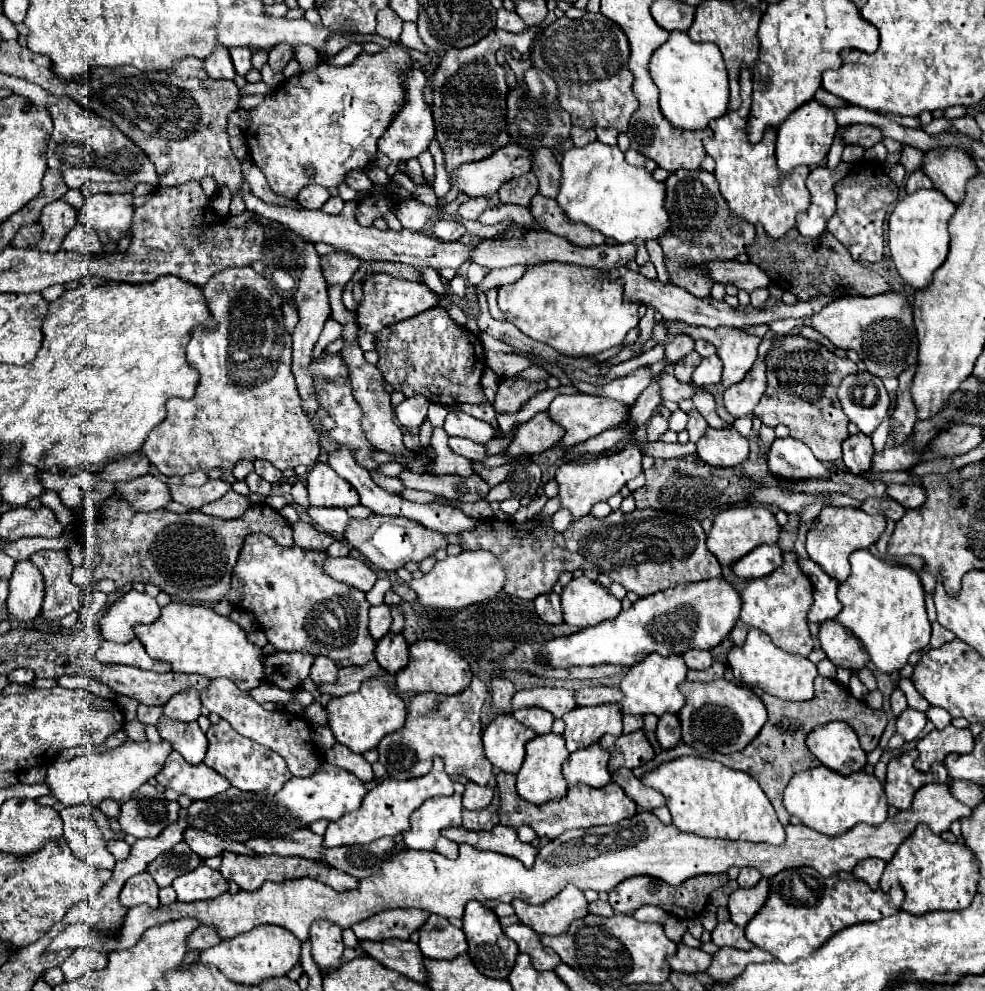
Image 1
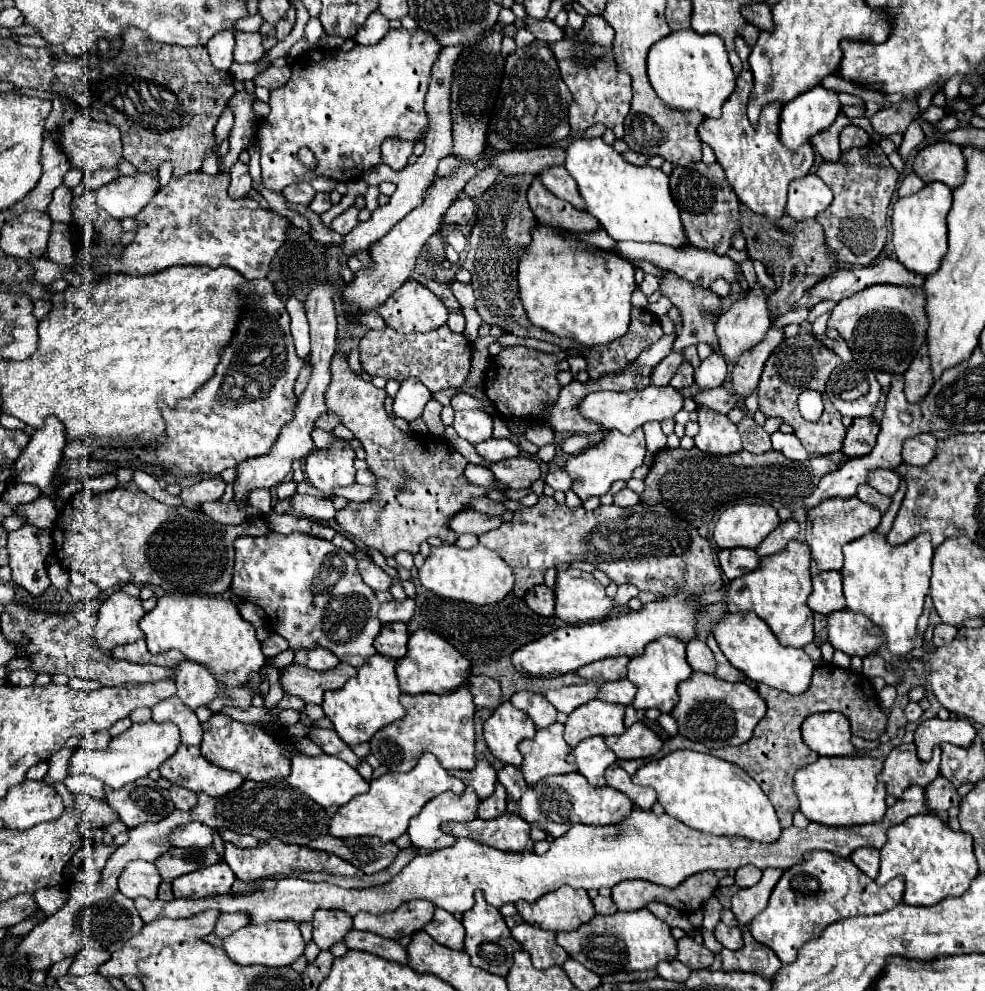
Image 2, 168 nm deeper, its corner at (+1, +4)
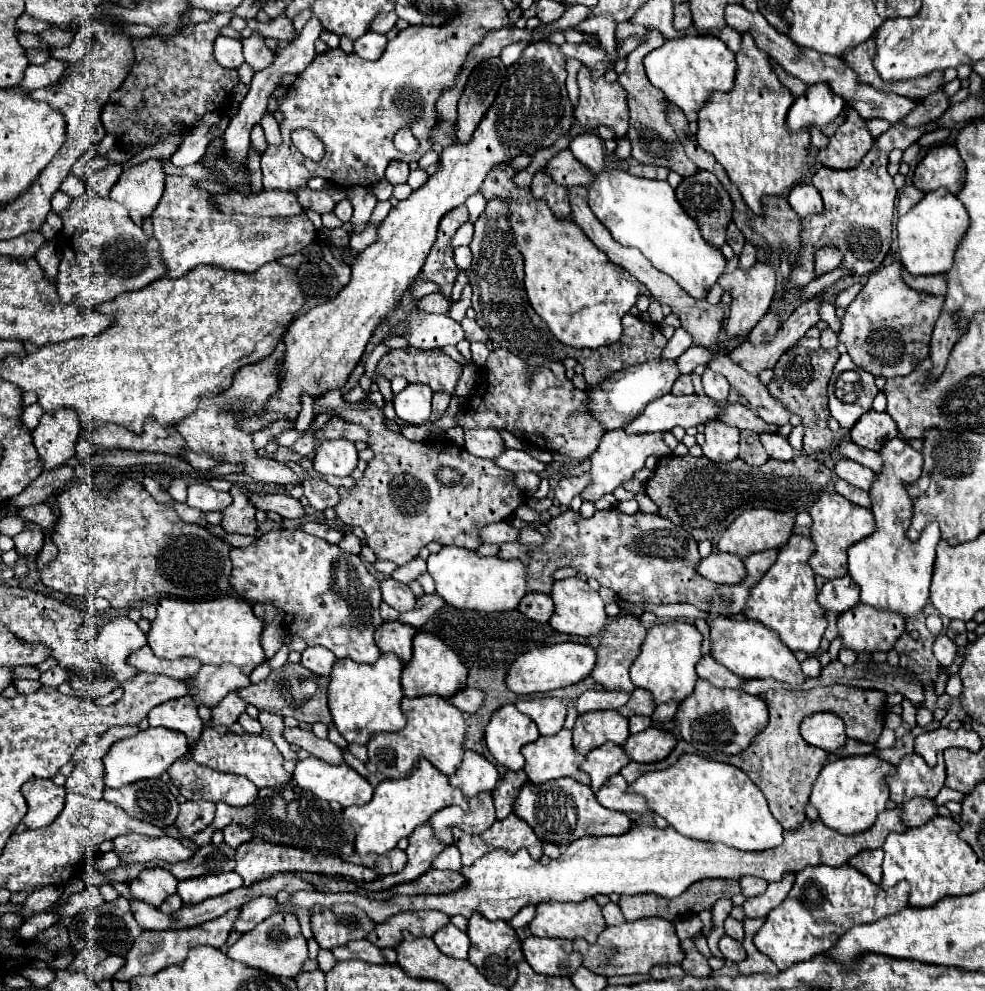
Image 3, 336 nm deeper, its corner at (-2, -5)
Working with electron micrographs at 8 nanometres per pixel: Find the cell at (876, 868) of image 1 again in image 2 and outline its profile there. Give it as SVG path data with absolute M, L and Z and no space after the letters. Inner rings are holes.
M858 848L850 854L850 860L870 878L878 876L878 868L880 868L880 850L878 848Z

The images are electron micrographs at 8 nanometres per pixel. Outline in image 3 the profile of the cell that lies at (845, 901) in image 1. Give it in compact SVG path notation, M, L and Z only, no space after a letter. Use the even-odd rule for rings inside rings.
M851 865L805 867L795 875L793 889L785 901L767 915L765 925L753 939L755 947L769 955L781 971L799 961L809 961L833 947L853 925L877 921L877 915L881 915L881 907L877 913L879 893L879 887Z

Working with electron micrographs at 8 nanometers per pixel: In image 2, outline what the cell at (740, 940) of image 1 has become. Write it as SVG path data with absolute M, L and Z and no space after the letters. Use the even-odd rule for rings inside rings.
M718 924L716 930L714 930L714 936L716 940L728 948L728 950L740 950L742 948L742 934L740 934L740 928L728 928L726 924Z

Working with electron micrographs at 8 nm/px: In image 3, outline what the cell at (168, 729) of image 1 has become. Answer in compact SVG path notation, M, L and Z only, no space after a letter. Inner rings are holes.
M189 695L165 701L149 711L147 721L151 727L167 727L173 731L181 731L189 739L189 743L197 743L203 731L203 723L197 715L195 705L197 703Z

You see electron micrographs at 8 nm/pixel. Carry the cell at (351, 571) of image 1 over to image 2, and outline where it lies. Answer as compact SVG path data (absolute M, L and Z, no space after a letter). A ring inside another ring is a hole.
M358 560L358 572L362 574L364 582L372 586L374 590L390 590L392 578L386 574L380 566L376 566L372 560Z

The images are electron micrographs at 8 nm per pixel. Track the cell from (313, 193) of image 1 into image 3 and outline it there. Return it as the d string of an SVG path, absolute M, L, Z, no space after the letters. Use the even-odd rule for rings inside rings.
M231 191L229 195L217 195L219 209L223 211L235 211L235 213L247 213L247 215L299 215L303 213L303 207L299 205L295 193L287 191L261 191L259 195L241 195L237 191Z

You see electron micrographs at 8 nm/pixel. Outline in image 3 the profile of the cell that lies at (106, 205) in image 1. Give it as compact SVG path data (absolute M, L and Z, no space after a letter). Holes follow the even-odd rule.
M149 159L141 165L125 169L109 197L123 205L127 211L137 211L143 217L149 217L157 207L163 189L165 173L161 171L161 161Z

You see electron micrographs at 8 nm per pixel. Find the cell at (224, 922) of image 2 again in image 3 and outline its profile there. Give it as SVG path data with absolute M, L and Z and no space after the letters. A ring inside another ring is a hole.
M259 897L259 899L251 899L245 907L241 907L241 915L233 925L233 931L237 933L247 933L253 927L257 927L263 919L267 919L269 915L275 913L277 909L277 901L273 897Z

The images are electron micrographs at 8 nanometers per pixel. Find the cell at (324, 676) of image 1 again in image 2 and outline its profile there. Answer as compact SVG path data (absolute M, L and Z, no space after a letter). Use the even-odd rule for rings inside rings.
M312 648L312 650L298 650L296 652L296 658L294 658L296 664L302 664L310 670L328 670L328 668L334 668L340 660L328 652L326 648Z

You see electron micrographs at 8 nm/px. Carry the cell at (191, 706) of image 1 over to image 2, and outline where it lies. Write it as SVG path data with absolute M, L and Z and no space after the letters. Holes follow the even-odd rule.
M184 660L176 666L176 688L180 700L196 710L198 706L210 704L218 694L218 678L204 664Z

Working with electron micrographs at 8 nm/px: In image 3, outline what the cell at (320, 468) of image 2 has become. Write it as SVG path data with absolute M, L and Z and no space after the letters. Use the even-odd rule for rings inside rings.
M323 441L313 459L313 469L321 475L337 475L347 477L357 467L357 449L351 441Z

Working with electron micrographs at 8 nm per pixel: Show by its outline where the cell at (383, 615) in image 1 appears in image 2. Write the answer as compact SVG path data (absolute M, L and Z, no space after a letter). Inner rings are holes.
M406 598L402 602L392 600L392 602L386 602L380 606L378 618L382 624L386 624L386 622L408 622L414 616L414 608L416 608L414 598Z

